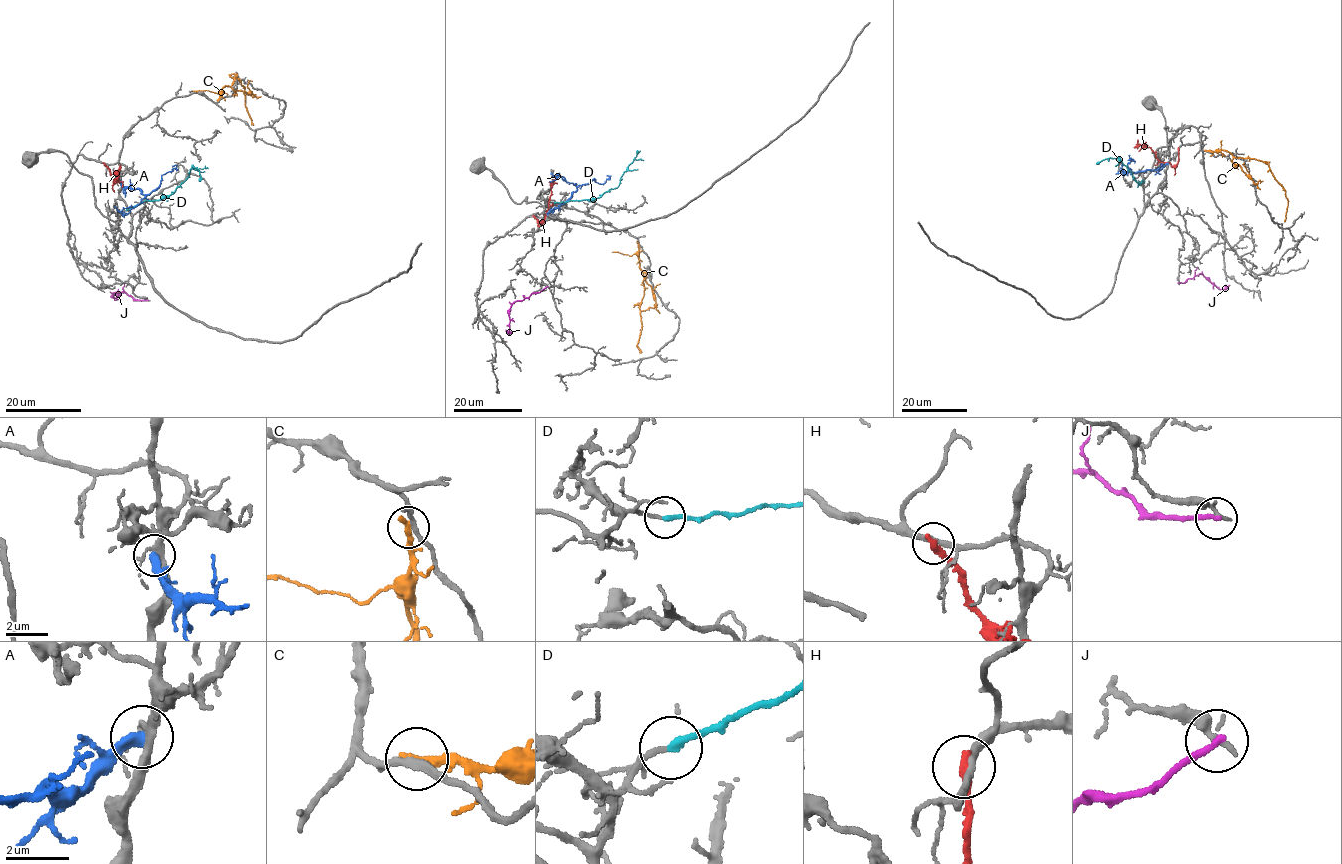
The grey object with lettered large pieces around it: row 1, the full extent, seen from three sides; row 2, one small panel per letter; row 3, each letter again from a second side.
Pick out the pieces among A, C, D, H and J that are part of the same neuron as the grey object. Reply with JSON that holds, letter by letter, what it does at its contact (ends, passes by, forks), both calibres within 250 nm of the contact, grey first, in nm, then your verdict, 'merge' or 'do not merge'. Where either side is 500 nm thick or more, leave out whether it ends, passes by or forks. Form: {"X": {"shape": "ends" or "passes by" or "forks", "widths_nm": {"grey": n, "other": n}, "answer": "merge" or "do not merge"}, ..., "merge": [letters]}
{"A": {"shape": "ends", "widths_nm": {"grey": 240, "other": 400}, "answer": "do not merge"}, "C": {"shape": "ends", "widths_nm": {"grey": 220, "other": 360}, "answer": "do not merge"}, "D": {"shape": "ends", "widths_nm": {"grey": 160, "other": 240}, "answer": "merge"}, "H": {"shape": "ends", "widths_nm": {"grey": 240, "other": 280}, "answer": "do not merge"}, "J": {"shape": "ends", "widths_nm": {"grey": 240, "other": 240}, "answer": "do not merge"}, "merge": ["D"]}

